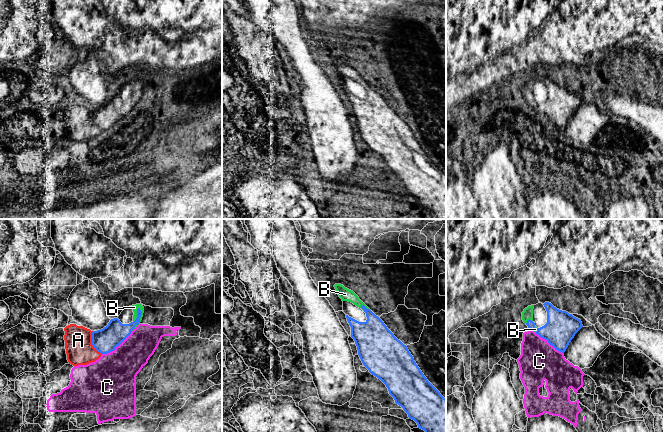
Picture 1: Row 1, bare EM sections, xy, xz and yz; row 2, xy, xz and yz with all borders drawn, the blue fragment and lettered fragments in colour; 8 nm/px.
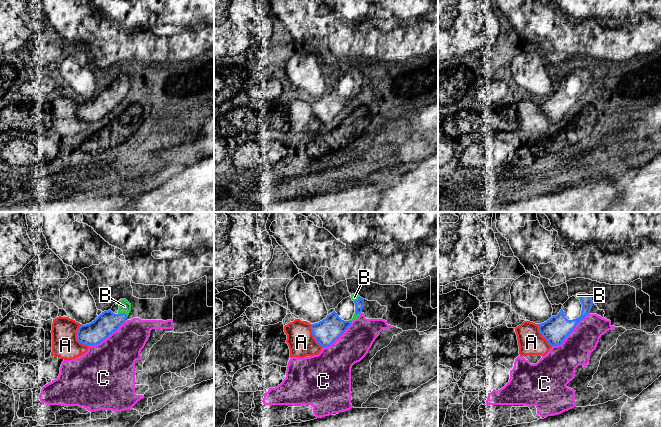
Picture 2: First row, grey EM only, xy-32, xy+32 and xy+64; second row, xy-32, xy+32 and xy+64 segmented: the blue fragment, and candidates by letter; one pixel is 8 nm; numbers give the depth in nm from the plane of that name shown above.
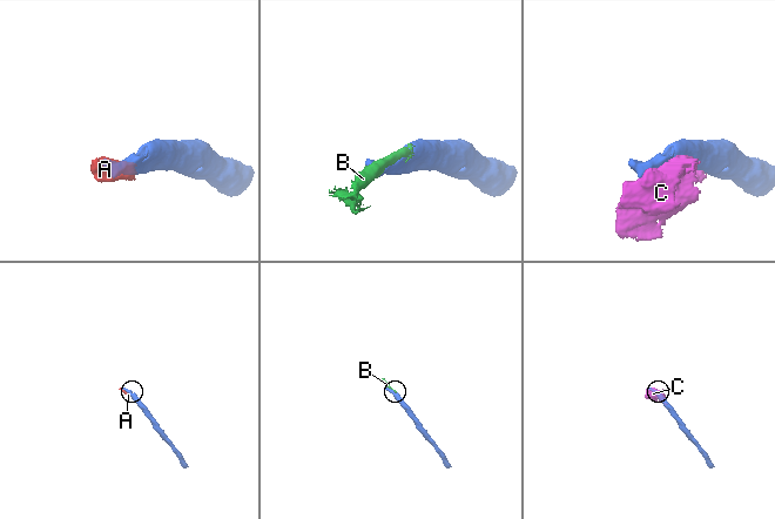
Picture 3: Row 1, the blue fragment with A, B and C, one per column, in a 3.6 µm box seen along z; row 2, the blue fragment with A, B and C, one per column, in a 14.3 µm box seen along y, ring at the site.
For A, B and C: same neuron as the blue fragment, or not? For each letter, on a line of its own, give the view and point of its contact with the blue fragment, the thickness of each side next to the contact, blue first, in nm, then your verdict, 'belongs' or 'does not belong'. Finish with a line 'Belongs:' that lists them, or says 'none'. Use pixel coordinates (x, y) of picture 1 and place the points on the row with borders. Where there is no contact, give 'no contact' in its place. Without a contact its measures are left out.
A: contact xy (92, 343); calibres 190 and 220 nm; does not belong
B: contact xy (139, 319); calibres 180 and 50 nm; belongs
C: contact xy (117, 345); calibres 190 and 360 nm; does not belong
Belongs: B

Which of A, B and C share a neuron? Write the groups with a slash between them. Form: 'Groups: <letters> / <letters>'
Groups: A / B / C

